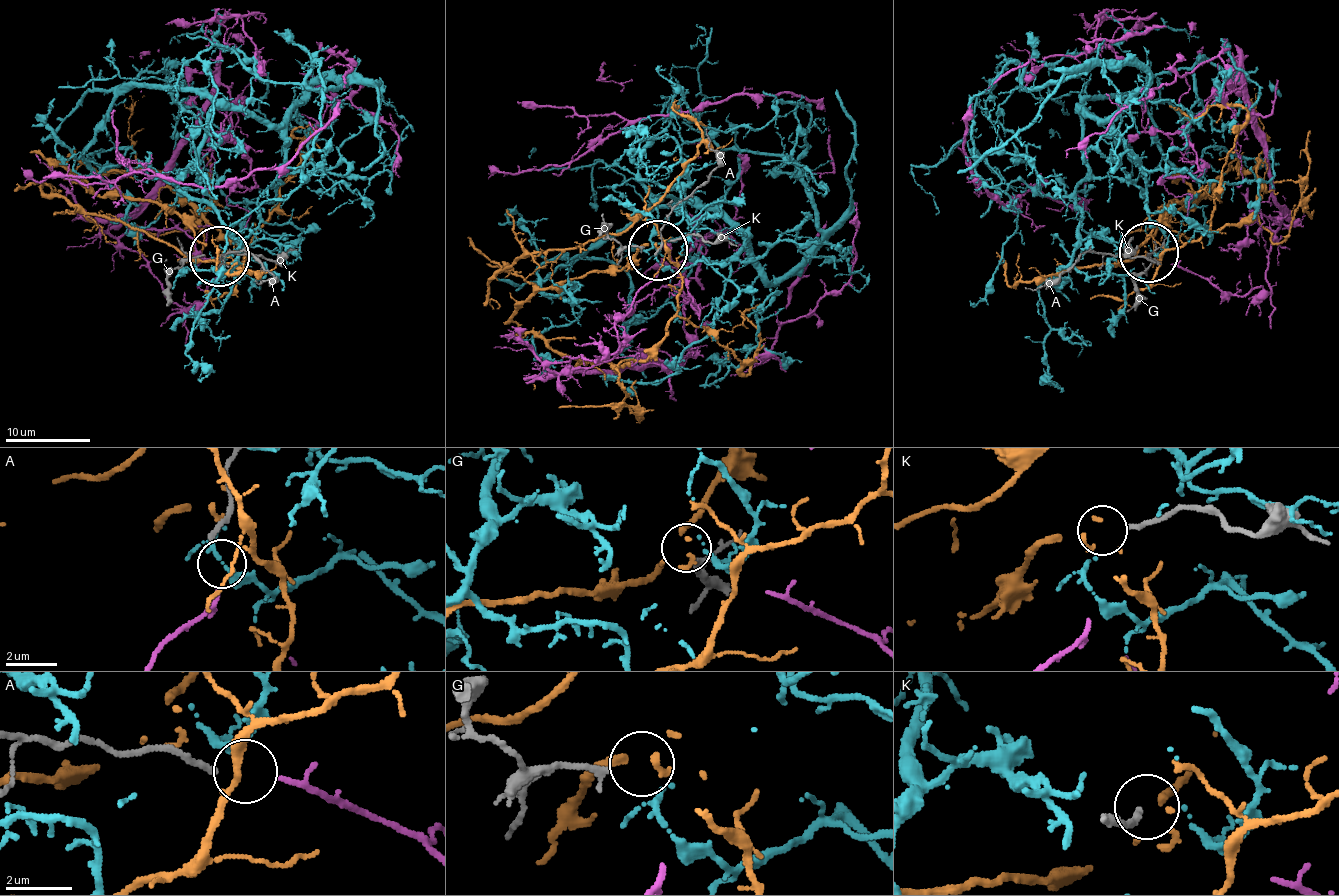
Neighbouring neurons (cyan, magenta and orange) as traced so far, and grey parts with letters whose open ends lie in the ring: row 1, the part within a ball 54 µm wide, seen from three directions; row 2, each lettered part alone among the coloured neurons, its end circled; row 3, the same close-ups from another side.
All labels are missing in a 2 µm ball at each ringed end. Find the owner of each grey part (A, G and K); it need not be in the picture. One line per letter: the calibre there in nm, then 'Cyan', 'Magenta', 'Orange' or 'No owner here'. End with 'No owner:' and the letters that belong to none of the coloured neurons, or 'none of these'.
A: Thickness 180 nm. Magenta
G: Thickness 190 nm. Cyan
K: Thickness 190 nm. Orange
No owner: none of these

